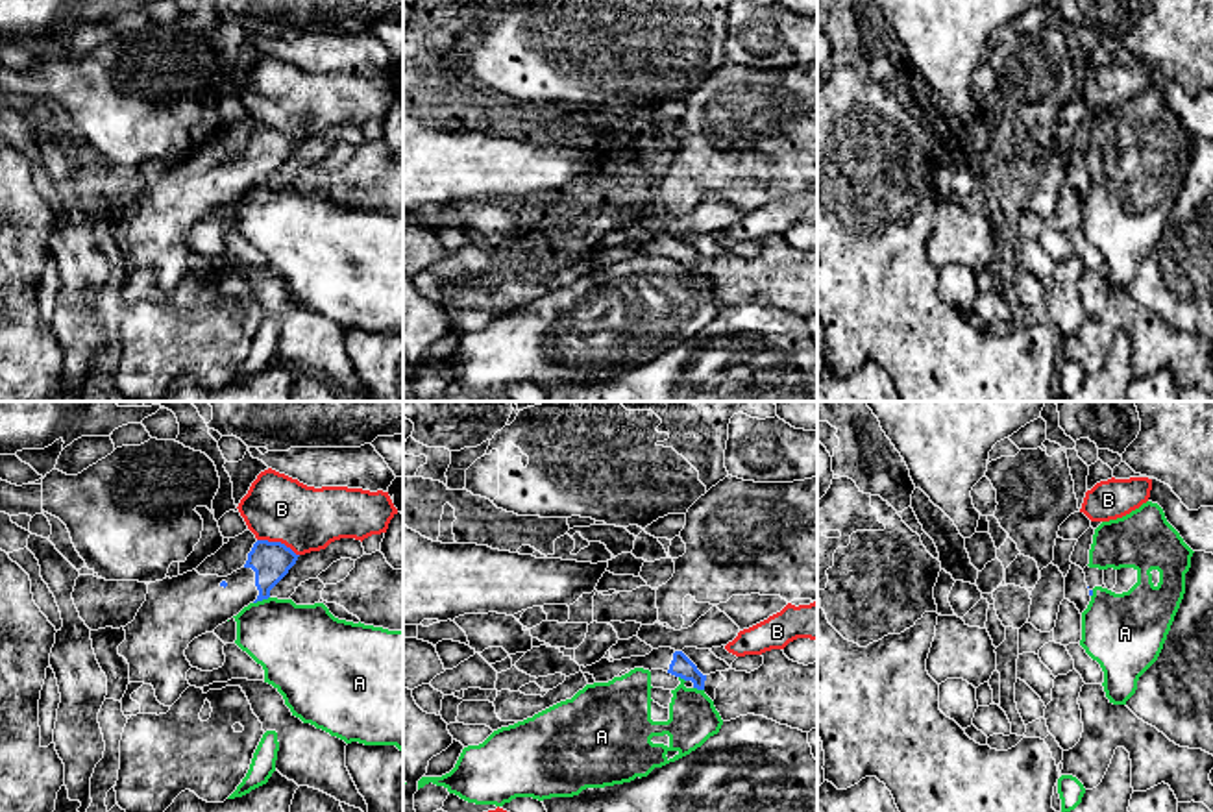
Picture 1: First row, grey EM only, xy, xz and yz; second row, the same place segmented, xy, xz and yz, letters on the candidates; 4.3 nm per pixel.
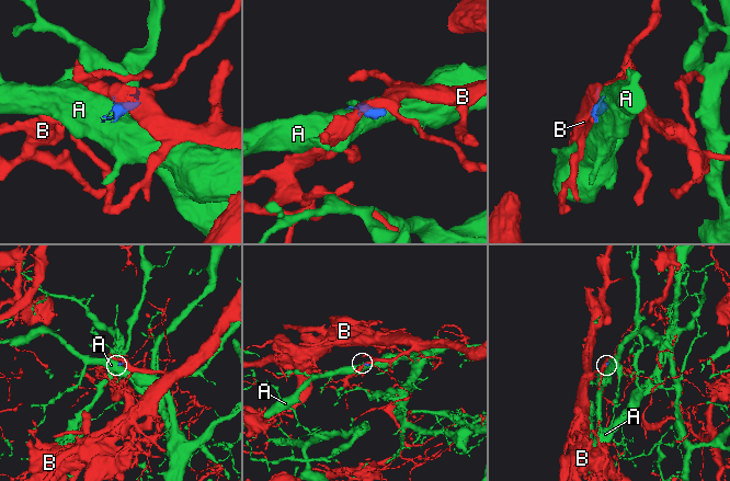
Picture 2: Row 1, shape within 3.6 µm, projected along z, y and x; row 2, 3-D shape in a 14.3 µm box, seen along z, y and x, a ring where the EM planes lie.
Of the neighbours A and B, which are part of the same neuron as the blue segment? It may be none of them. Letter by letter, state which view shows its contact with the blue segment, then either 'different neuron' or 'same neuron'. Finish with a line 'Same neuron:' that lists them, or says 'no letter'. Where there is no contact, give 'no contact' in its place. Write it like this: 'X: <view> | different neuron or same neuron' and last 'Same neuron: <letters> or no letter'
A: xy | different neuron
B: xy | different neuron
Same neuron: no letter

